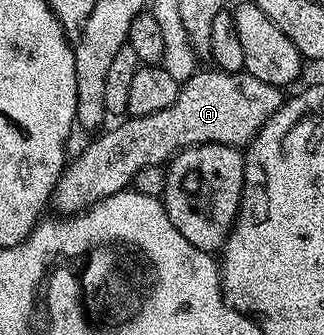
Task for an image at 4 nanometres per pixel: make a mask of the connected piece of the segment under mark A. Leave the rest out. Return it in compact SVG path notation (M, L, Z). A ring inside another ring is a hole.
M199 69L189 76L169 109L124 118L116 122L119 124L112 131L104 130L95 137L100 139L93 140L76 159L74 156L64 166L63 175L55 186L53 207L59 210L56 212L70 217L105 197L126 191L139 170L149 165L163 167L186 147L220 143L246 148L265 121L269 121L285 102L284 92L265 81L257 81L248 71L210 70Z

